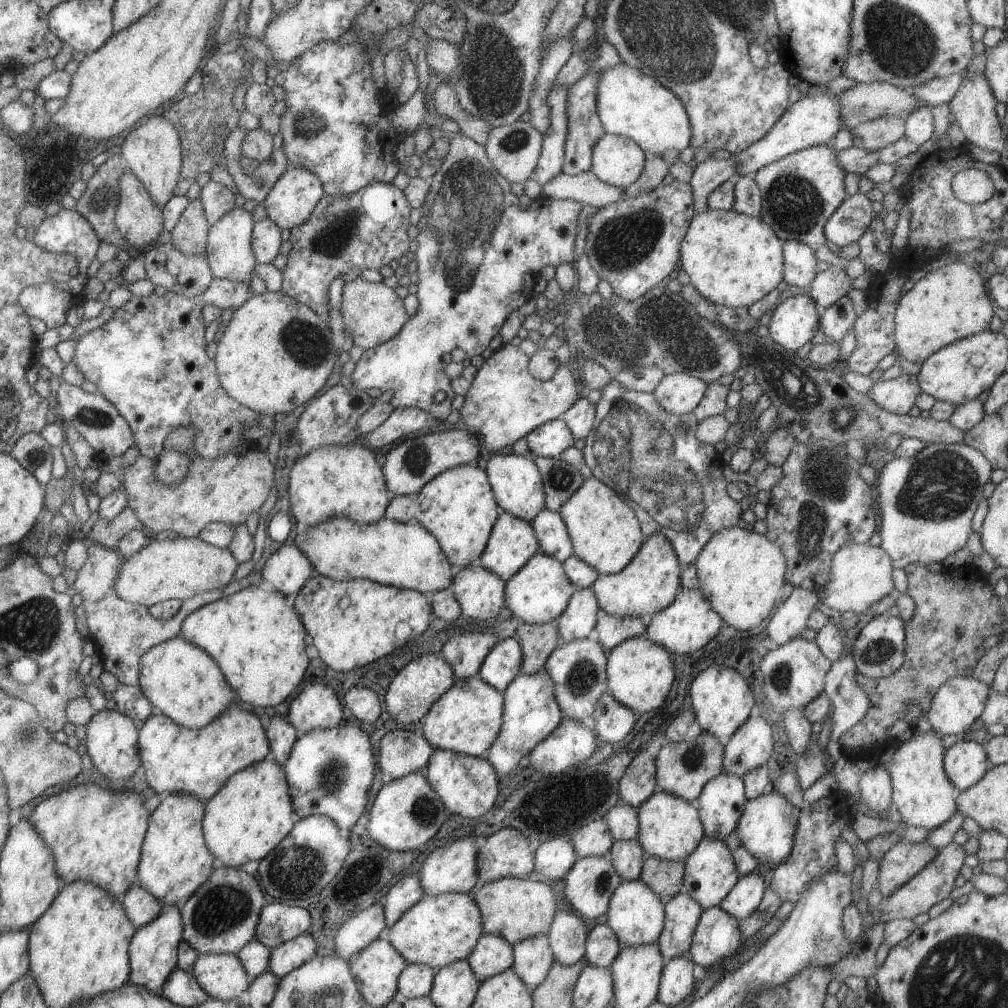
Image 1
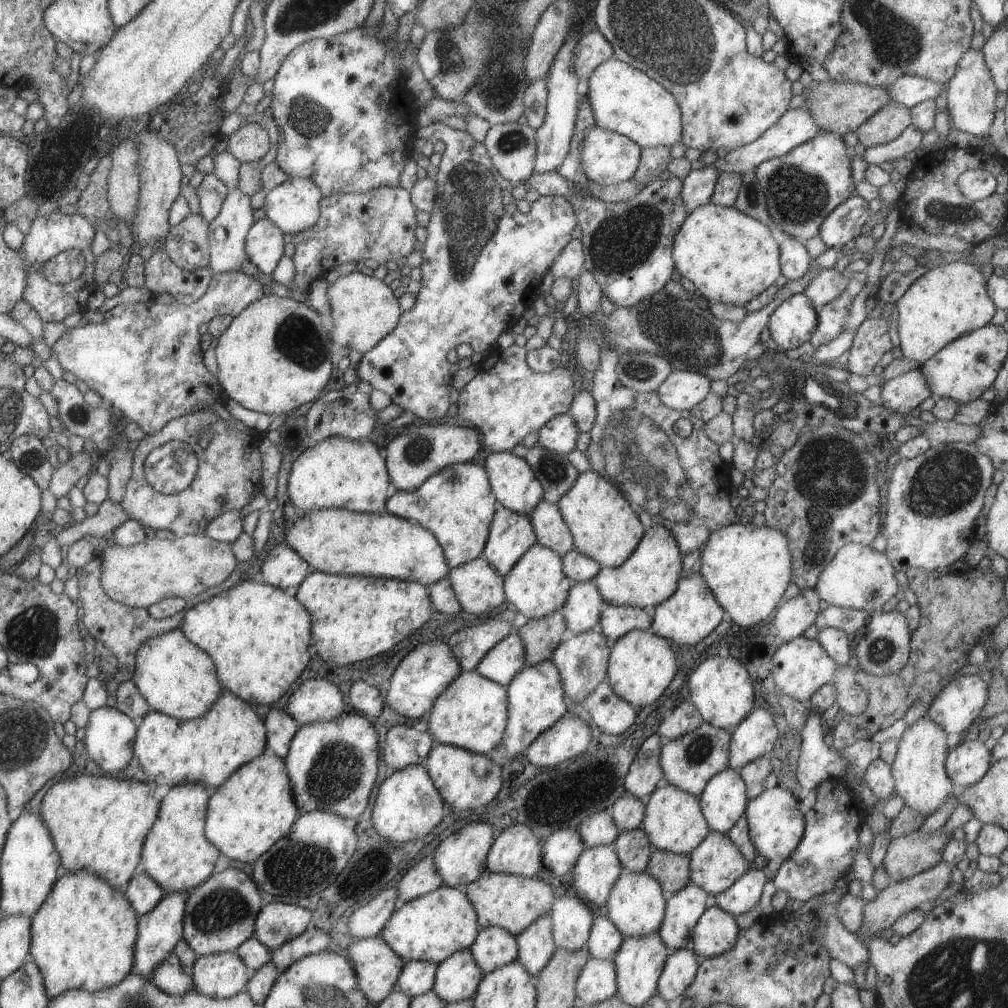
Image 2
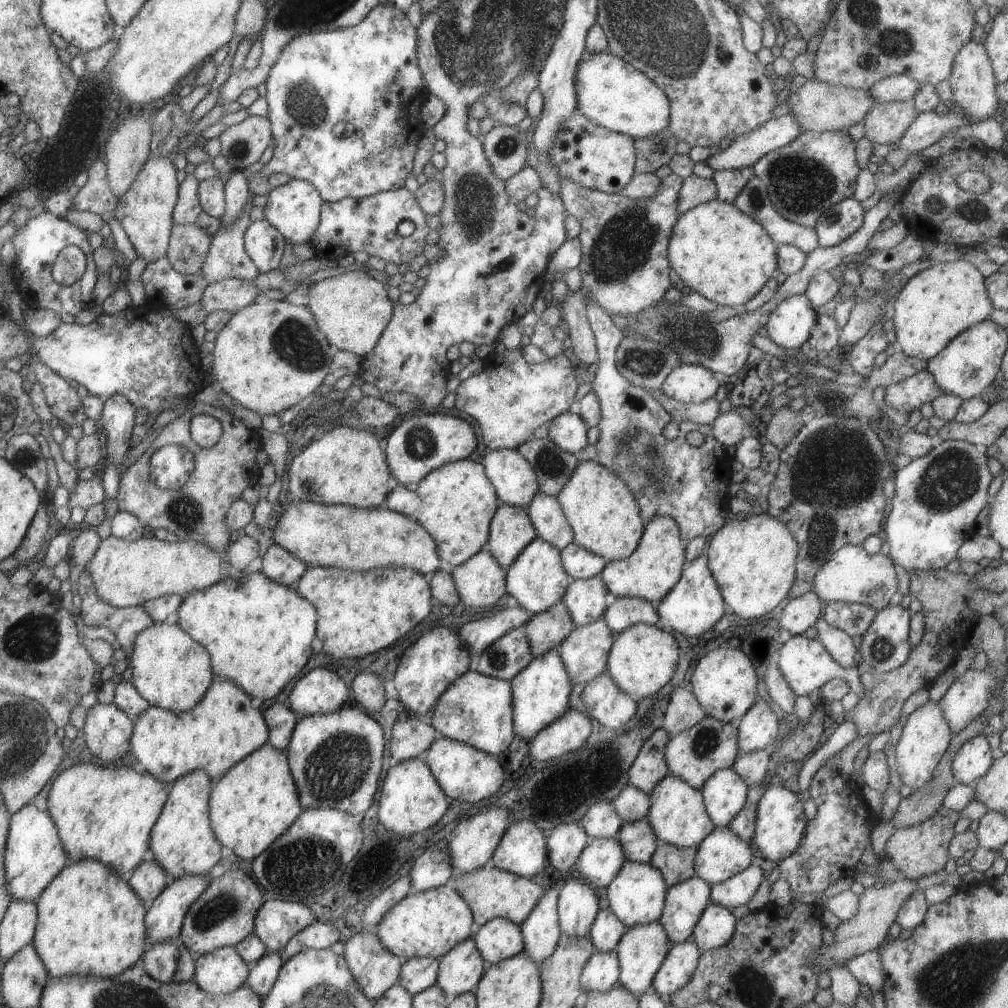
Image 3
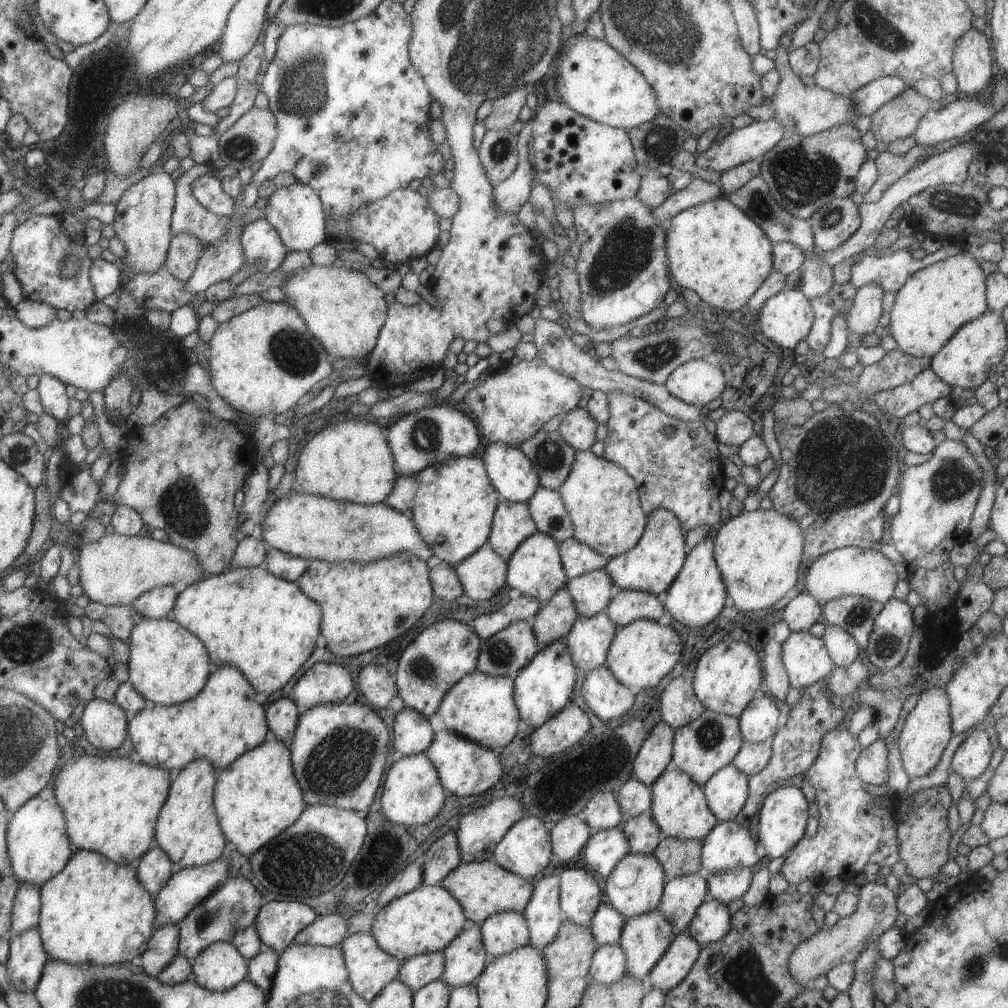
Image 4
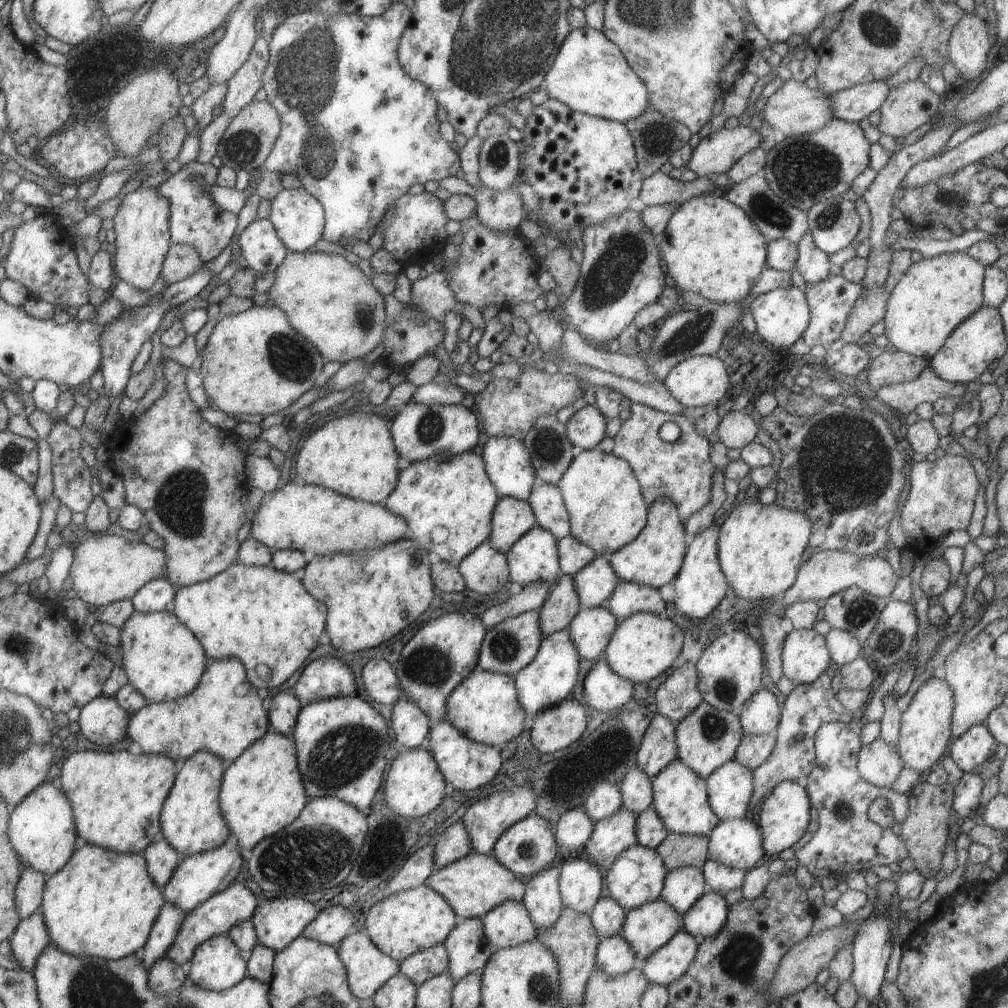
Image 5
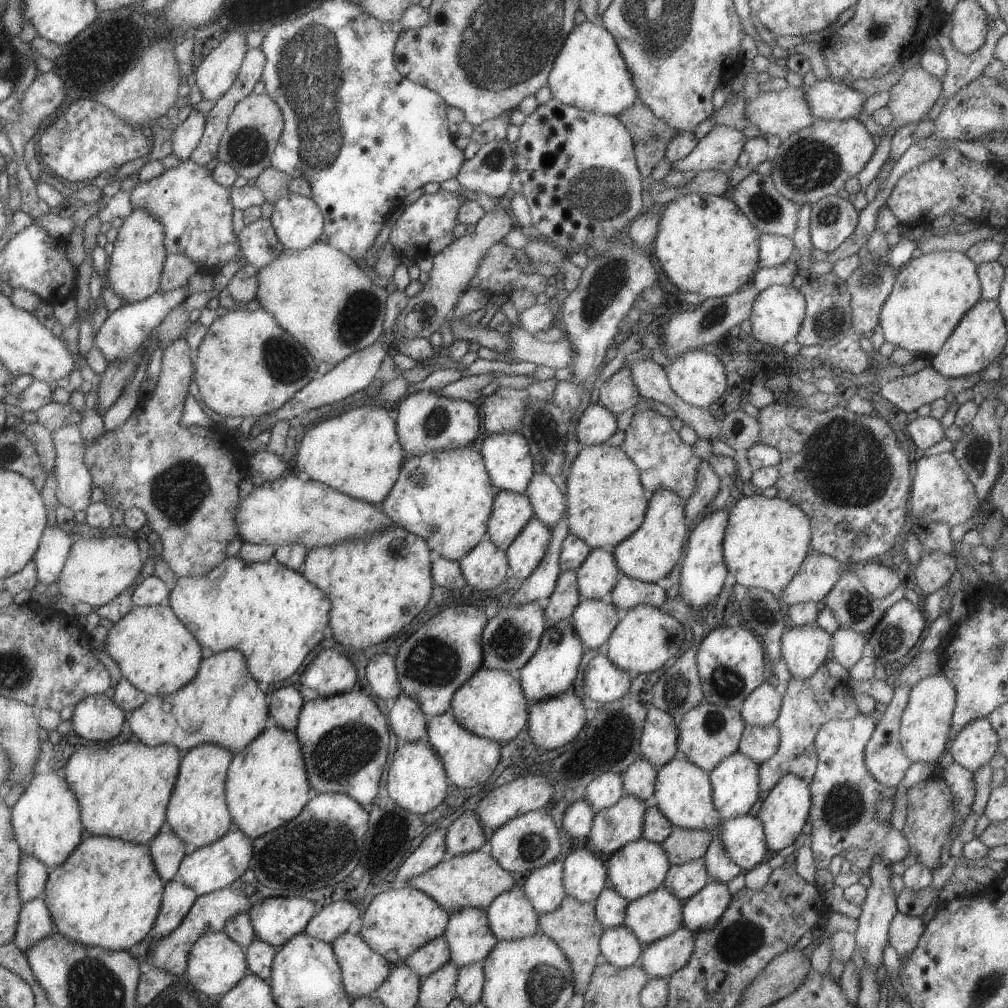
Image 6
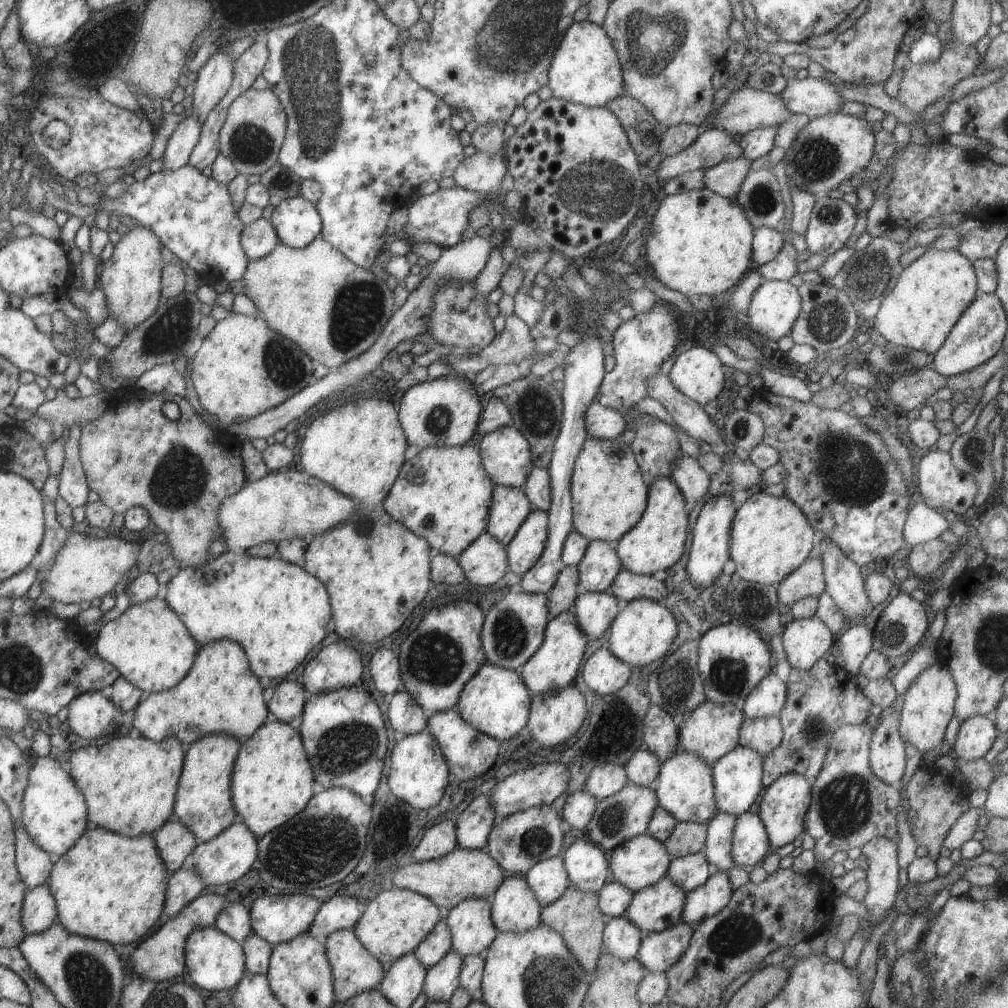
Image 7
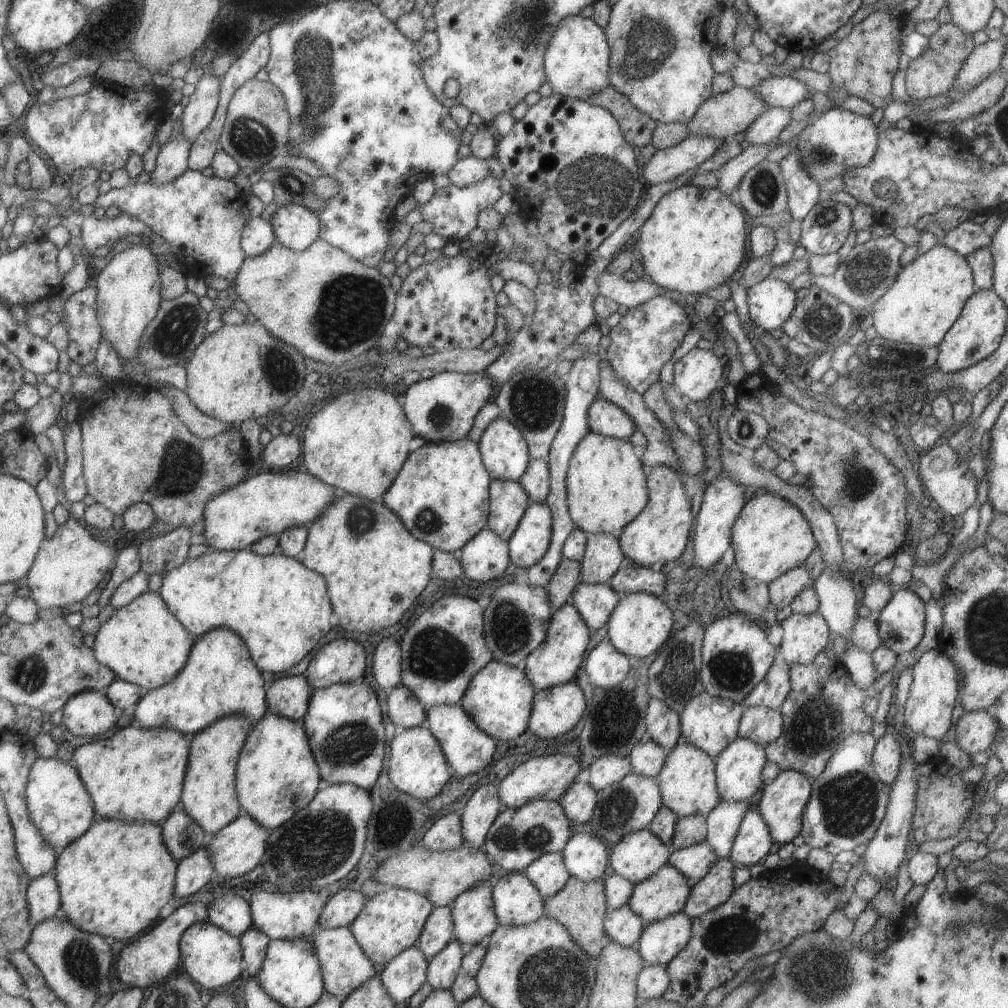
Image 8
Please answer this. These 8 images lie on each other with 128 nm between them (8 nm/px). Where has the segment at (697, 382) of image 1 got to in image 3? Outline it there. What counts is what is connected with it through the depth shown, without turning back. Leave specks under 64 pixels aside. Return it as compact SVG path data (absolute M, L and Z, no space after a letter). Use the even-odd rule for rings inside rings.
M681 364L671 370L660 386L661 392L683 403L700 403L713 398L720 385L718 377L697 364Z

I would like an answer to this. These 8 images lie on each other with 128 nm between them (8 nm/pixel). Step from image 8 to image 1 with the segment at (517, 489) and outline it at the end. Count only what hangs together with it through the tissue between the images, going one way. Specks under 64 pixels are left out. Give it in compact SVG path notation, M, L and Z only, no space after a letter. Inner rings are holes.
M498 511L497 518L491 527L483 554L477 561L487 570L491 570L501 580L509 580L511 576L535 554L540 552L539 543L537 542L533 527L530 522L515 518L508 512Z

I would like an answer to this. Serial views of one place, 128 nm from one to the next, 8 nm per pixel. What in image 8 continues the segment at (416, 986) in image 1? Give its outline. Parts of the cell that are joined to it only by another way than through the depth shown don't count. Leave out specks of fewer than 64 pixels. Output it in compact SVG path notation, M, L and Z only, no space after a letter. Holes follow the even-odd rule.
M450 906L434 907L425 919L415 945L423 952L425 958L430 959L439 950L443 950L451 940L456 938Z

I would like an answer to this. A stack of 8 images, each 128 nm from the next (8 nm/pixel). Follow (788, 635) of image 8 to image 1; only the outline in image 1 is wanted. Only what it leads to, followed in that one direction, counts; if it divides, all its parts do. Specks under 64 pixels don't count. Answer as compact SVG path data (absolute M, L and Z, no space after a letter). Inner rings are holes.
M797 636L775 650L767 652L760 662L762 694L766 705L783 715L789 708L803 709L811 699L819 696L824 690L824 678L832 662L819 650L815 641L808 641Z

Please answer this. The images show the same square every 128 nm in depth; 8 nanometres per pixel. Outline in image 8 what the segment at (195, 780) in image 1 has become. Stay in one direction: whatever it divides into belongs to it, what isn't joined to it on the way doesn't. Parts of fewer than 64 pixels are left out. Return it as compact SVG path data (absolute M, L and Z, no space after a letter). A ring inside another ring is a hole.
M219 626L219 628L211 628L195 638L189 656L187 656L187 662L179 674L175 674L175 678L171 678L167 684L147 691L135 703L133 716L143 728L175 728L189 738L227 714L243 714L249 722L253 723L257 722L268 710L266 690L263 689L263 684L261 672L253 664L248 648L243 644L241 638L229 628Z

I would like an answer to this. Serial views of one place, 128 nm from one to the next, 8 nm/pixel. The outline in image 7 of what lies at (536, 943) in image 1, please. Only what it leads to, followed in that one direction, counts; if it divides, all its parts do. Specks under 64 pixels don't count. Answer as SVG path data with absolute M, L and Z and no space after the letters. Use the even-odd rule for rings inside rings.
M558 856L531 866L525 872L525 882L533 891L540 907L551 904L551 901L555 902L570 885L563 859Z

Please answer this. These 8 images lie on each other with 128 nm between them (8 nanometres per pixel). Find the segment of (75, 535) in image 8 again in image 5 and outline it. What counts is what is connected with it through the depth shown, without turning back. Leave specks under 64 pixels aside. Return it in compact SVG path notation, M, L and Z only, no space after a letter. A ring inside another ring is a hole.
M119 536L91 537L78 543L73 547L73 559L69 570L72 580L72 589L77 592L78 598L95 608L102 605L109 605L116 601L131 599L133 594L142 588L147 582L162 577L166 568L166 554L161 549L155 549L144 543L128 542Z

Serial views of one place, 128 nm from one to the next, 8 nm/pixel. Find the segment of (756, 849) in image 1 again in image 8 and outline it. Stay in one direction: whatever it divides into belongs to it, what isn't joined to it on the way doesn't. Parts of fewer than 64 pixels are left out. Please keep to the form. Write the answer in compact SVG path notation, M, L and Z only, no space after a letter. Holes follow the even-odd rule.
M796 770L780 771L770 784L766 784L761 792L759 803L755 810L763 817L773 842L787 844L797 834L800 834L802 827L802 814L805 805L810 797L811 778Z

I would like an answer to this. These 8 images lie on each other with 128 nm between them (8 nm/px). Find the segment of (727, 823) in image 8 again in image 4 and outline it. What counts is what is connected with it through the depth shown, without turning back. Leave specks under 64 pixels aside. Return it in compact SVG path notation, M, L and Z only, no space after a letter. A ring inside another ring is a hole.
M749 868L704 874L708 898L728 904L747 892L753 872Z

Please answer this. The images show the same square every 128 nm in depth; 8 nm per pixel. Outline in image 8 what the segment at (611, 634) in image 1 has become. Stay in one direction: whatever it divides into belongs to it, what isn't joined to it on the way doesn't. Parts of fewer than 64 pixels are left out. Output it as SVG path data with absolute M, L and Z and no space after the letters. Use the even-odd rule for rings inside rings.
M625 558L623 564L619 565L619 570L607 580L607 586L620 596L631 592L645 592L665 599L663 573L633 562L629 564L629 558Z

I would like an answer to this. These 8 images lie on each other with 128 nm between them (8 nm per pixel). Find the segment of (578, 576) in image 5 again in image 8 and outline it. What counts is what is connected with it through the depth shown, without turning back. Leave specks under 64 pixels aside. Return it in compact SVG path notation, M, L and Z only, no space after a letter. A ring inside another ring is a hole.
M588 534L580 560L580 580L587 584L604 584L619 570L623 557L615 534Z

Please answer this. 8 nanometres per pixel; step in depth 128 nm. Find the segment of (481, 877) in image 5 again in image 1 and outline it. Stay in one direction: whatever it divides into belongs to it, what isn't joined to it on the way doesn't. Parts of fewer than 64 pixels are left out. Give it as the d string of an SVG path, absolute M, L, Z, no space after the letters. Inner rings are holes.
M505 877L485 882L473 894L473 902L481 914L481 924L484 934L503 936L509 944L521 942L531 936L547 934L549 925L555 914L555 898L549 885L528 878Z

